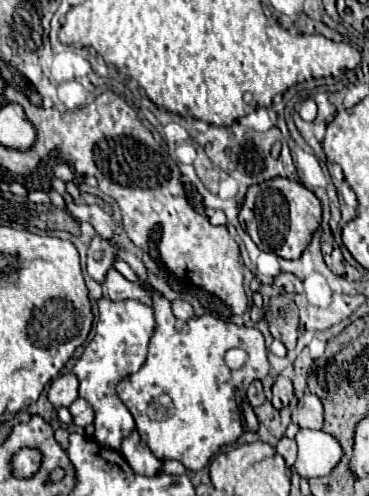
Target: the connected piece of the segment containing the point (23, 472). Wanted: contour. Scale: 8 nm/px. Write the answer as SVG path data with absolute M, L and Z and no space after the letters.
M24 447L18 453L14 453L10 459L10 471L14 477L20 477L20 479L34 477L38 473L40 465L42 465L42 451L40 449Z

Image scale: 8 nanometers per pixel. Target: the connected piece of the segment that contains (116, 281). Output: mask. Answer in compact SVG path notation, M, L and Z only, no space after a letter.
M110 269L110 273L106 275L106 281L104 281L102 287L108 291L108 297L110 297L112 301L136 299L136 301L140 301L140 303L152 307L152 295L150 295L144 287L126 281L116 269Z

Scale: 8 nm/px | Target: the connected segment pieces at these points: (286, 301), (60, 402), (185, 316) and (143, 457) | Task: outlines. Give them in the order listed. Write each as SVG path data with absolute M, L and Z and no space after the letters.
M286 295L270 297L266 309L266 321L274 339L280 339L288 351L296 347L298 339L298 307Z
M74 373L56 377L48 389L48 399L54 407L70 407L76 397L78 397L78 379L74 377Z
M180 299L172 303L172 311L174 311L174 315L176 315L178 319L182 319L182 321L188 321L188 319L194 317L194 309L192 309L192 305L186 303L186 301L180 301Z
M136 429L122 439L120 453L126 457L128 465L130 465L136 473L154 475L154 473L158 473L160 463L162 463L160 459L156 459L156 457L150 453L148 445L140 439L140 435L138 435Z

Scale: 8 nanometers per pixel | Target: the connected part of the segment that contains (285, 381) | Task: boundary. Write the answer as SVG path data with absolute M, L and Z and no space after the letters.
M279 375L272 386L272 404L275 408L281 409L294 398L293 383L288 377Z

